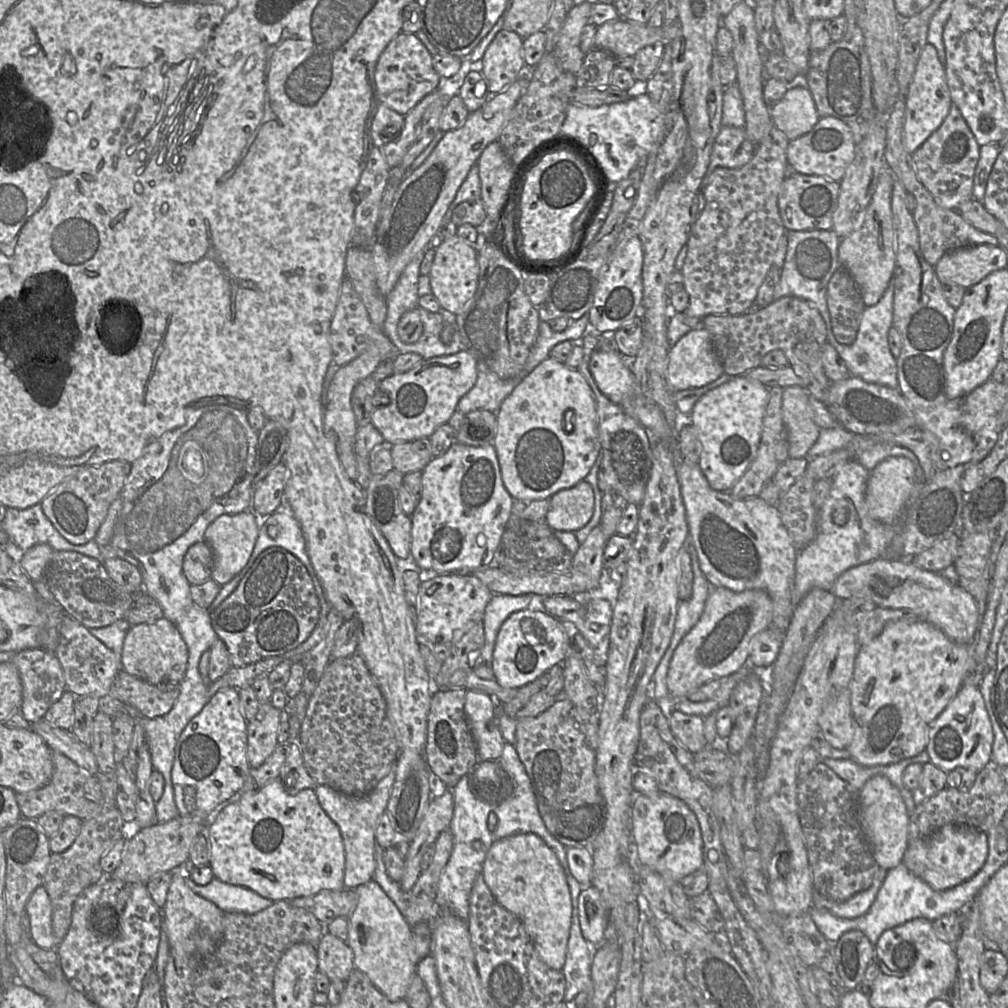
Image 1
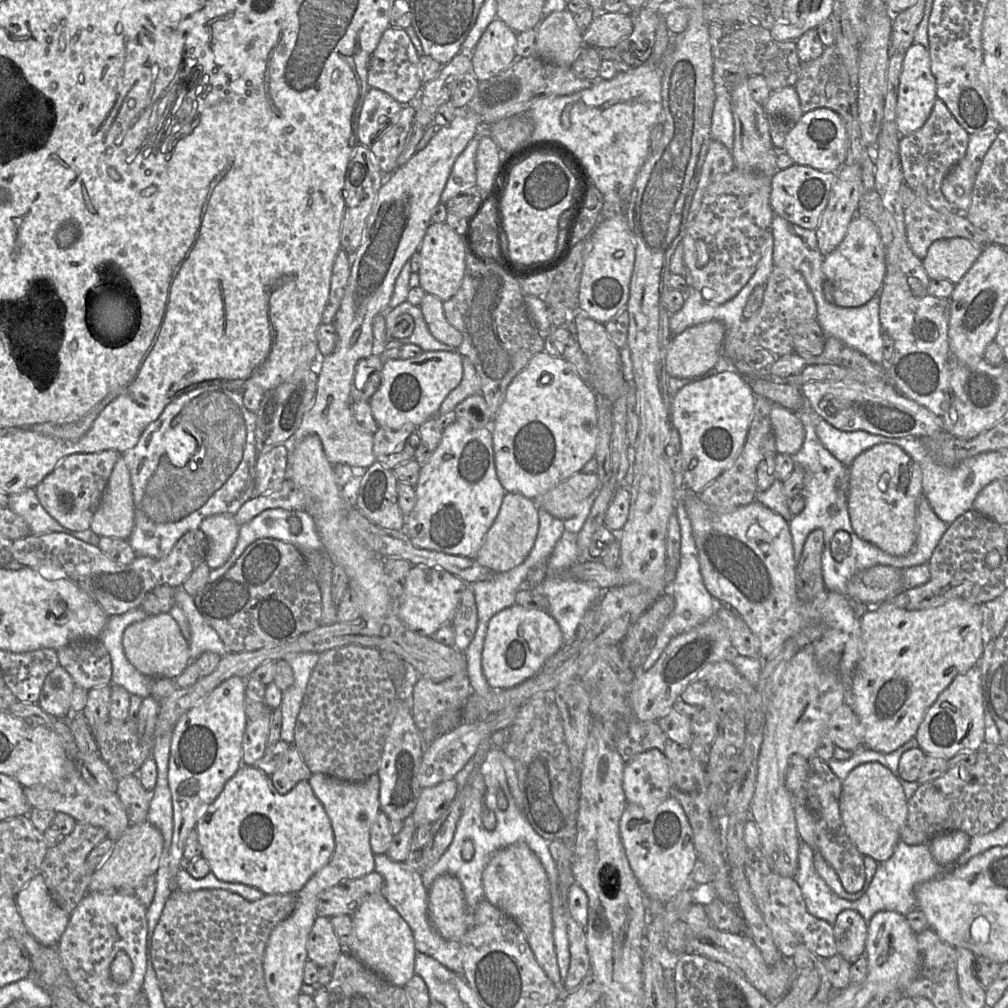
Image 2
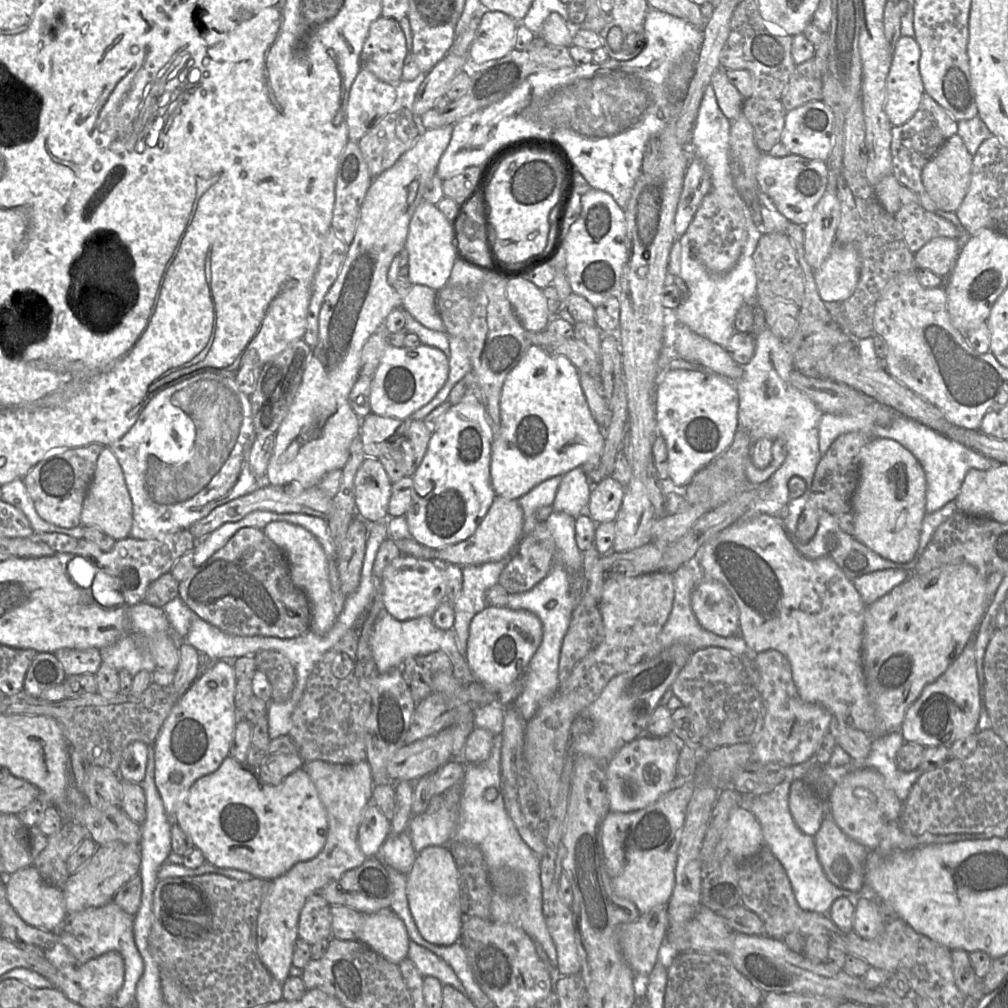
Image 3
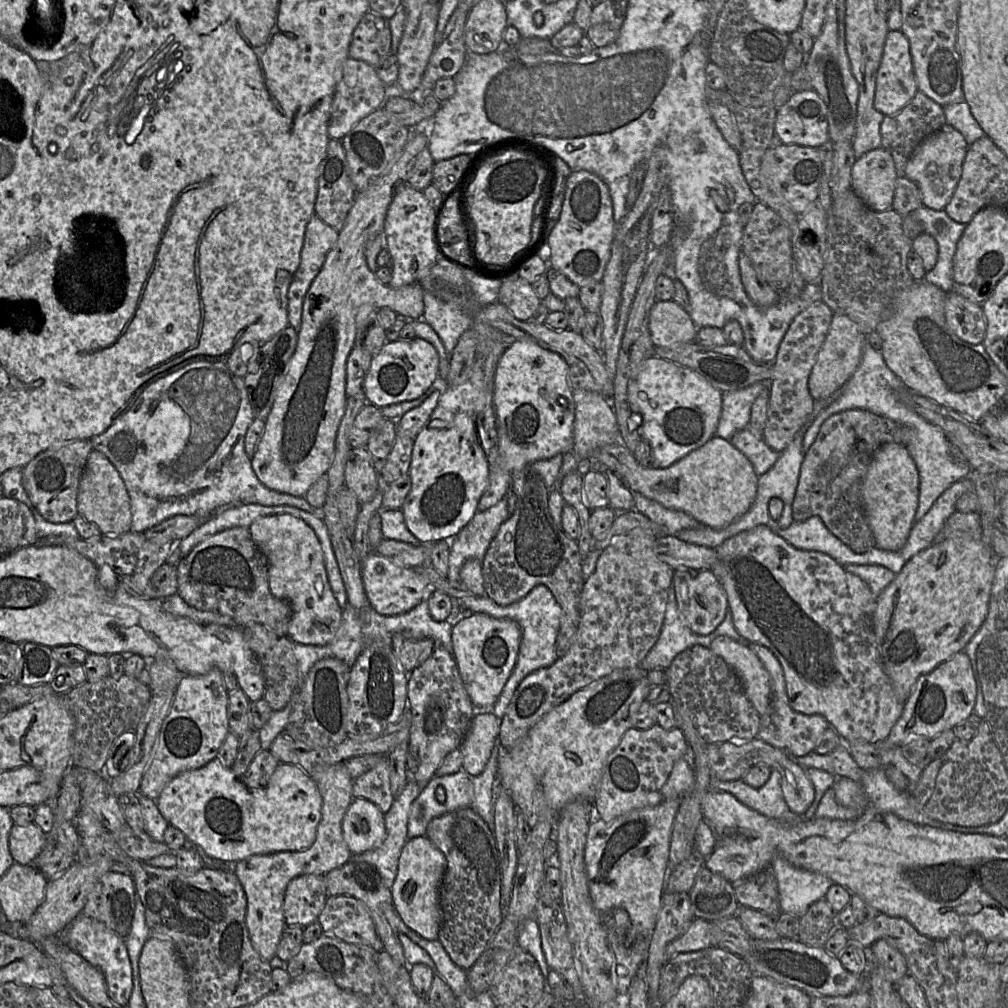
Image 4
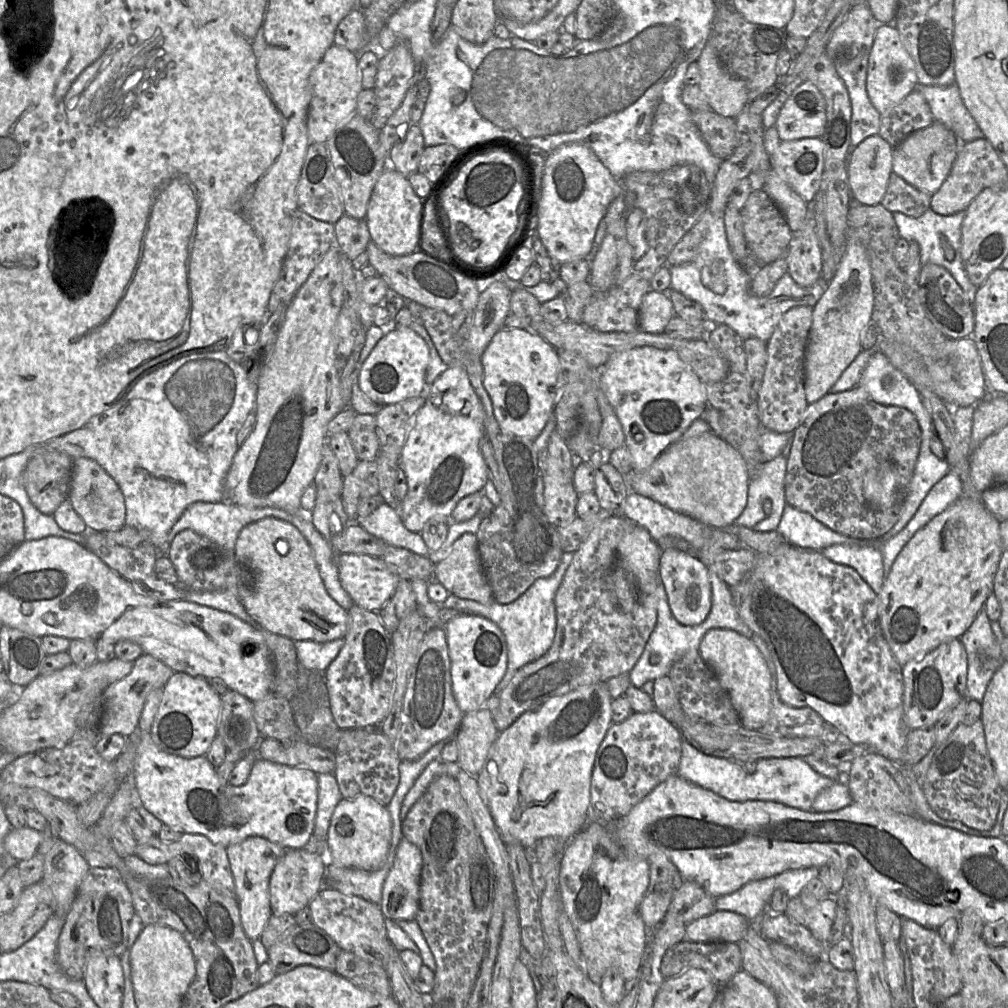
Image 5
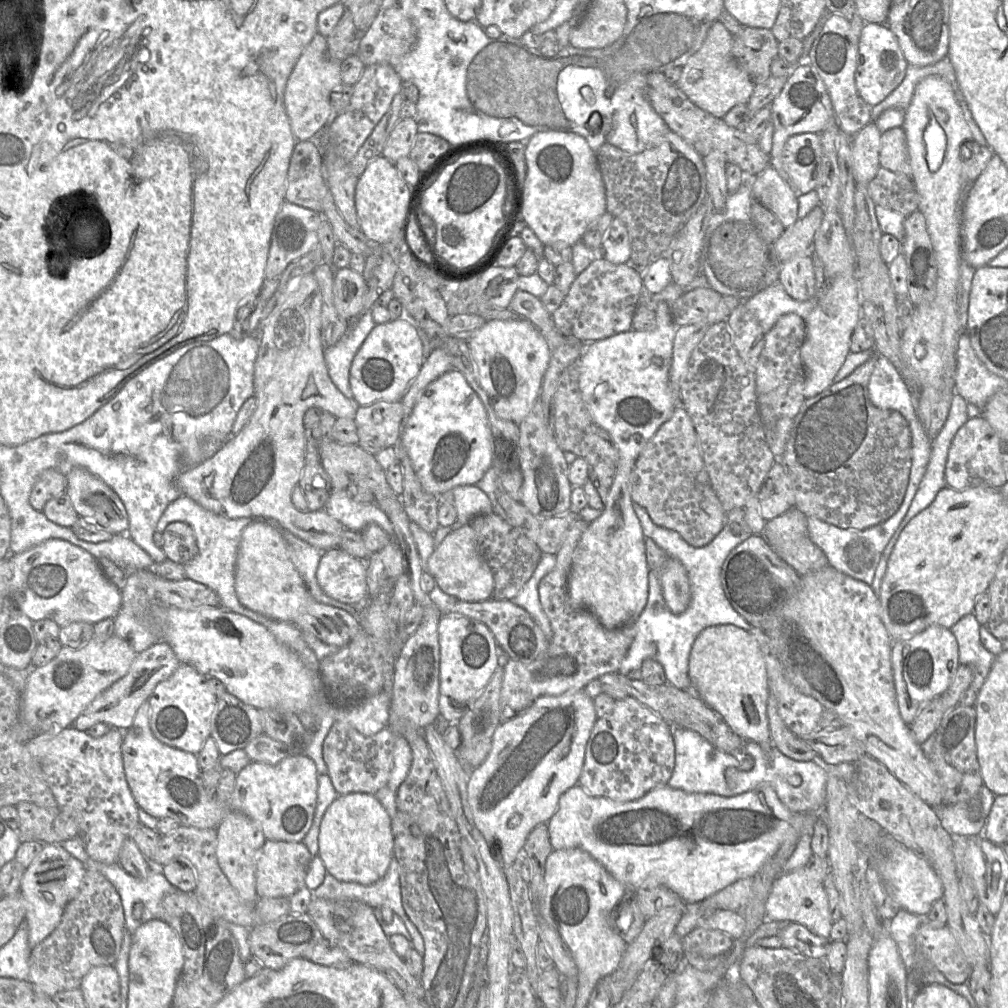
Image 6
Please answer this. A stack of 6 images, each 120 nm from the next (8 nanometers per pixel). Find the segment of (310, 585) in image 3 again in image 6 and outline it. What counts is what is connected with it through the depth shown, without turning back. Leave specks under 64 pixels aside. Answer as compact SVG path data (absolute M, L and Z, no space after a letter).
M272 519L253 520L242 531L235 568L235 589L240 603L270 619L291 622L301 632L310 632L324 643L338 648L345 646L361 629L358 617L341 608L320 603L312 597L289 557L287 544L280 532L282 528L275 522Z

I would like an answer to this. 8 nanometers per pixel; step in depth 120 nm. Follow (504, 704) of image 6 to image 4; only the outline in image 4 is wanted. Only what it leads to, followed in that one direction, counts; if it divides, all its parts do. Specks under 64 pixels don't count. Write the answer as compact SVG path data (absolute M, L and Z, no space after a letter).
M634 528L629 532L618 535L612 538L611 542L602 550L600 553L595 570L591 573L585 580L583 589L580 593L579 597L579 625L574 636L573 643L568 650L568 652L561 658L558 658L552 665L538 669L529 675L527 675L517 686L515 689L513 696L510 700L510 703L505 711L504 716L500 719L499 733L498 733L498 742L504 748L513 748L517 744L519 744L529 733L529 731L540 721L543 719L545 715L547 715L554 708L565 702L576 692L586 688L590 684L599 681L603 677L610 675L612 672L616 670L623 670L628 668L633 668L640 665L641 661L647 655L647 653L651 650L651 648L656 643L661 628L664 622L667 600L668 600L668 590L672 586L673 573L674 569L671 568L668 564L661 561L655 553L654 546L657 540L657 536L652 532L647 532L641 528Z

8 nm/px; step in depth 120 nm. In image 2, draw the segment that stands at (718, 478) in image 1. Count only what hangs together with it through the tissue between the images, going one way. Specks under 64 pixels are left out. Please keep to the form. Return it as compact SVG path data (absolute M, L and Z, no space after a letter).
M725 370L684 385L671 399L671 424L679 432L682 485L700 493L740 455L753 416L756 395L735 370Z

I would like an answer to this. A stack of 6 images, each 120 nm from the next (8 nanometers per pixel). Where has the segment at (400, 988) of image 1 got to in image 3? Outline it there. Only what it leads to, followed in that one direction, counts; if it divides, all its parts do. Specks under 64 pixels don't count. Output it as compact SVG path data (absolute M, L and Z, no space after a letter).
M390 908L364 915L358 940L391 963L407 959L410 938L404 922Z

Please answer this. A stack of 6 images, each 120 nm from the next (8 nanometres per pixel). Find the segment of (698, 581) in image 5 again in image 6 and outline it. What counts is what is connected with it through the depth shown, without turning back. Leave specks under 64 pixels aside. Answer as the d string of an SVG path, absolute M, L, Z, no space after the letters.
M645 537L645 551L649 569L658 574L668 609L676 615L682 614L691 601L690 583L685 567L648 537Z

